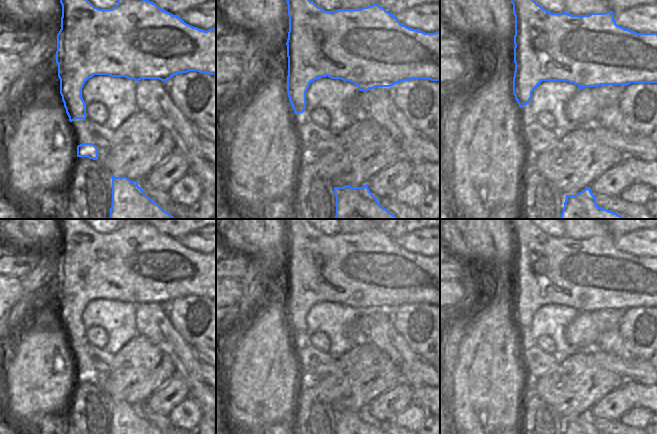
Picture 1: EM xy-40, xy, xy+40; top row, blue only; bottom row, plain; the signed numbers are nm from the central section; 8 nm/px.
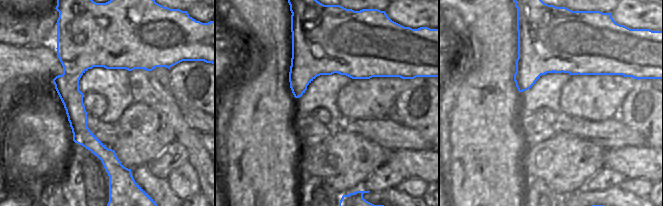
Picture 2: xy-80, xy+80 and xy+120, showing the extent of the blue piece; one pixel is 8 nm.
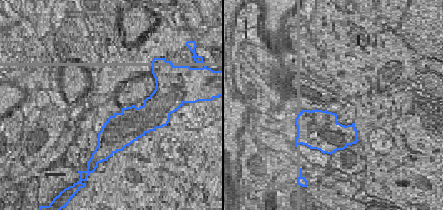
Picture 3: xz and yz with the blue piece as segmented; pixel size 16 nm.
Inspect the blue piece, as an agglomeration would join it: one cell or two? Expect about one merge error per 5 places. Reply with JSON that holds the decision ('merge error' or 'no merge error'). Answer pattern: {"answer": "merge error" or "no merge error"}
{"answer": "merge error"}

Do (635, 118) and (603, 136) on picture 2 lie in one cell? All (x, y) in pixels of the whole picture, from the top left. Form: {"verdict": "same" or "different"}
{"verdict": "different"}

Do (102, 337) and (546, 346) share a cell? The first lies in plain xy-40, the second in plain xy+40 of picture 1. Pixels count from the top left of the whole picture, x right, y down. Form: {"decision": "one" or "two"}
{"decision": "one"}

